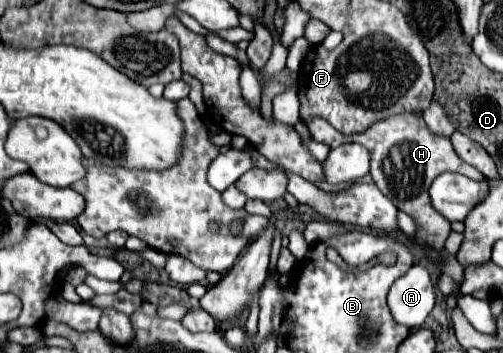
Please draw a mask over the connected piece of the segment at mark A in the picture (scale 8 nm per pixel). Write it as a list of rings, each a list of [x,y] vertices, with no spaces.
[[[415,265],[411,271],[401,275],[391,285],[387,305],[391,307],[391,315],[399,325],[409,329],[423,325],[435,307],[435,285],[431,283],[429,271]]]

